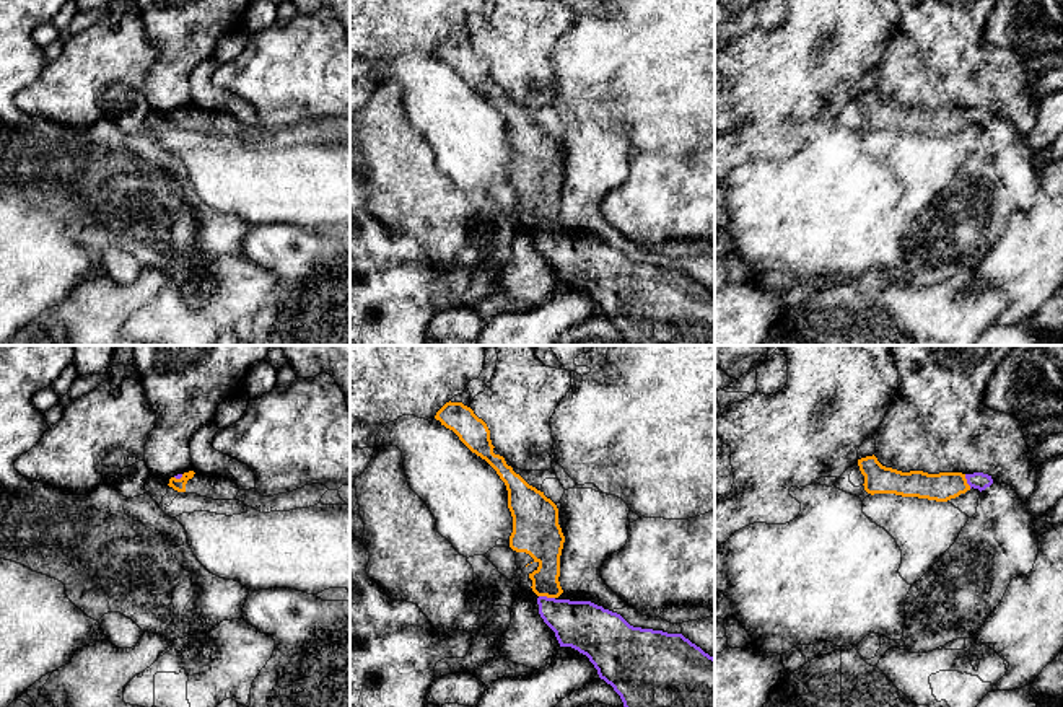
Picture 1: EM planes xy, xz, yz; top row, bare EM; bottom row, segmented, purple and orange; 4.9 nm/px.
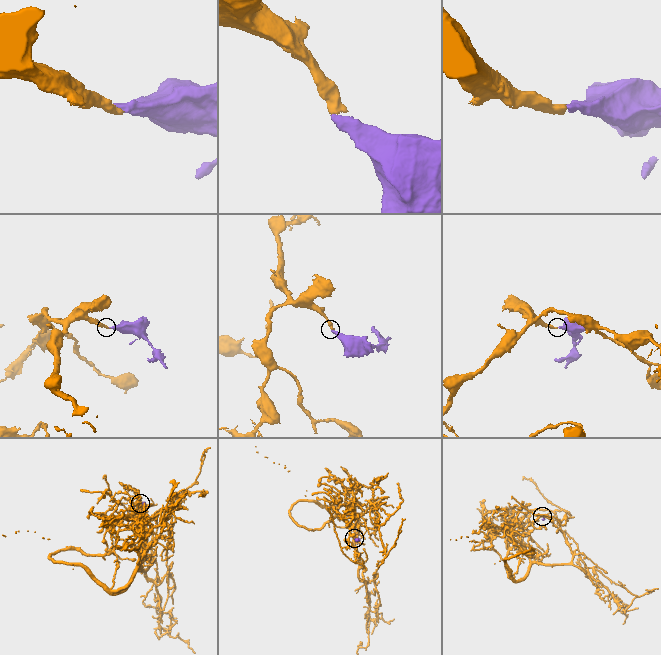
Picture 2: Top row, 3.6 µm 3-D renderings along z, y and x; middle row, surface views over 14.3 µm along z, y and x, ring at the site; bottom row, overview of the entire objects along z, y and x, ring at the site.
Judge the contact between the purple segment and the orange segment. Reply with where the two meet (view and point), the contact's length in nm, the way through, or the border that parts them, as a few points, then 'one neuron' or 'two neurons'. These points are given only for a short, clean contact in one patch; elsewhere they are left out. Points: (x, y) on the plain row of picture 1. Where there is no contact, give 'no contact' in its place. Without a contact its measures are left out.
contact xz (546, 232); length 80 nm; way xz (583, 261), (570, 256), (546, 232), (544, 181); one neuron

